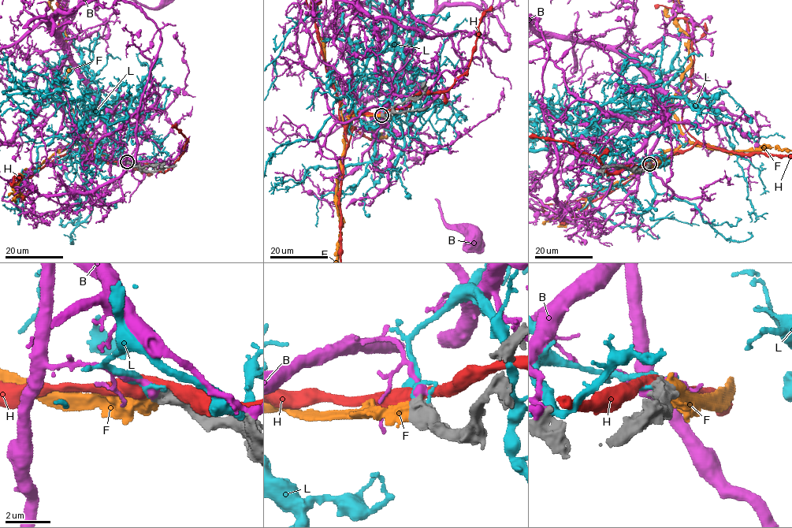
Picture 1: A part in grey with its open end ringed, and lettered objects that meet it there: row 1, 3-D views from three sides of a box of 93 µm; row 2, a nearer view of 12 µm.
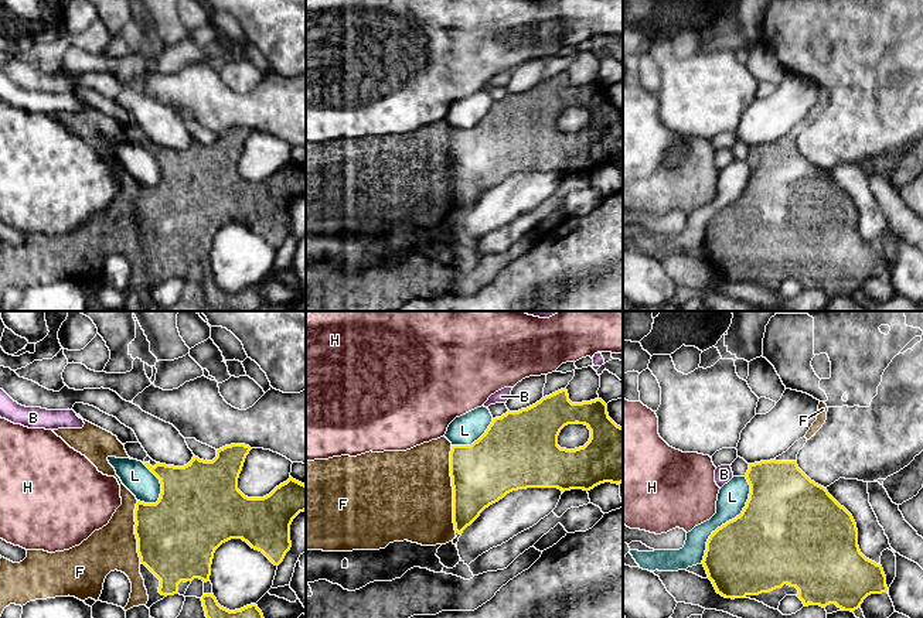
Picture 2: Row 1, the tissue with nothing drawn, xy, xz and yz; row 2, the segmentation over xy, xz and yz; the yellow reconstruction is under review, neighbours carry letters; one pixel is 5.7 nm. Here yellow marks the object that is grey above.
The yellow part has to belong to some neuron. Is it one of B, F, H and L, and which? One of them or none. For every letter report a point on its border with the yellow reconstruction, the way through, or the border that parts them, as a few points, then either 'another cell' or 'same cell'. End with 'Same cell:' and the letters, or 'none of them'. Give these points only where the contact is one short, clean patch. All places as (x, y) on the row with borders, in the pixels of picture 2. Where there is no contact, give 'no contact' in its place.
B: no contact | another cell
F: xz (453, 490) | same cell
H: no contact | another cell
L: yz (732, 519) | another cell
Same cell: F

